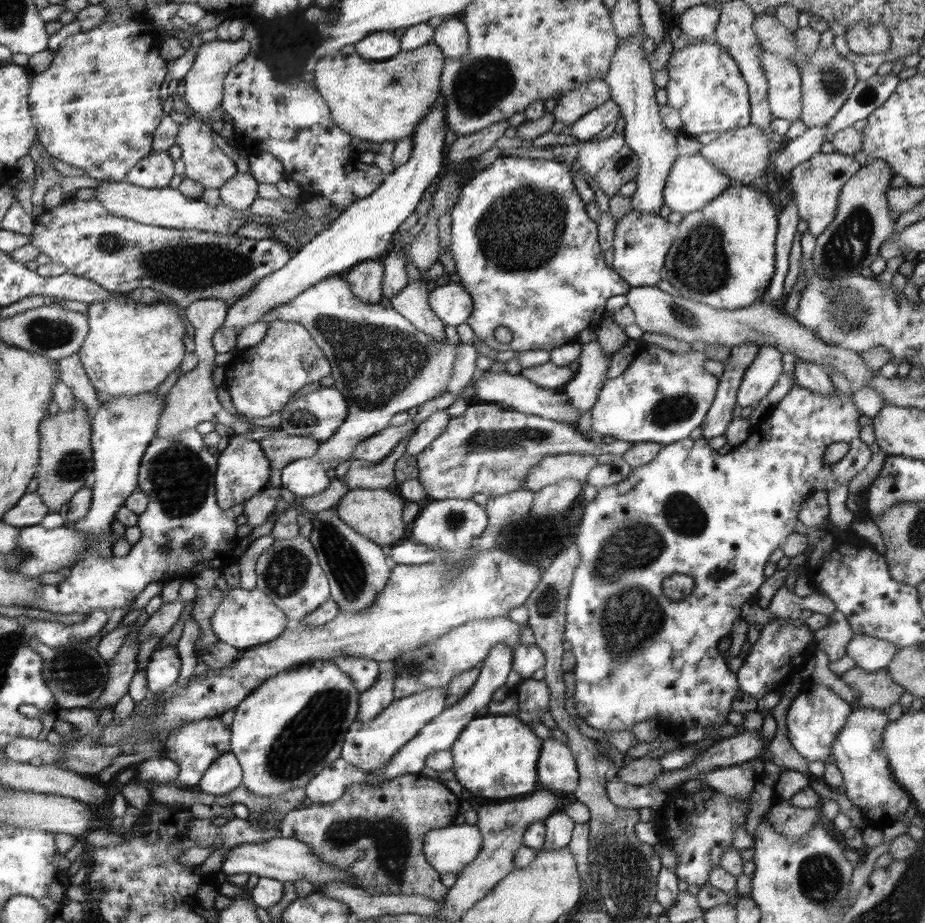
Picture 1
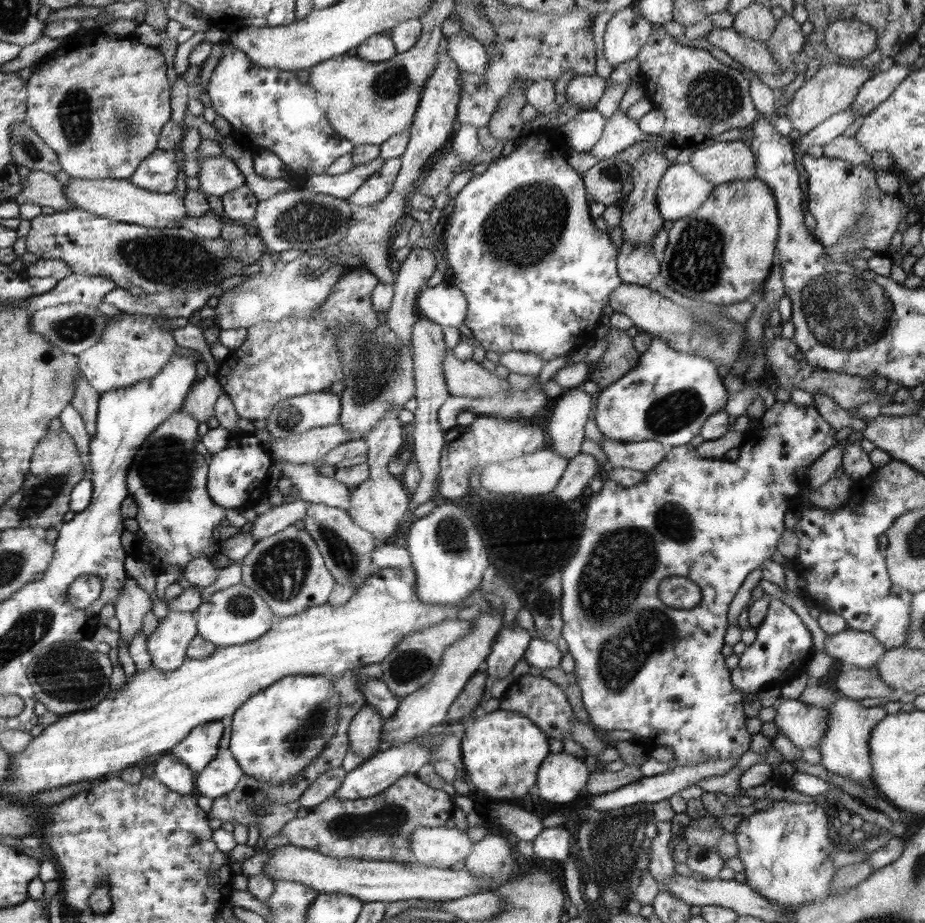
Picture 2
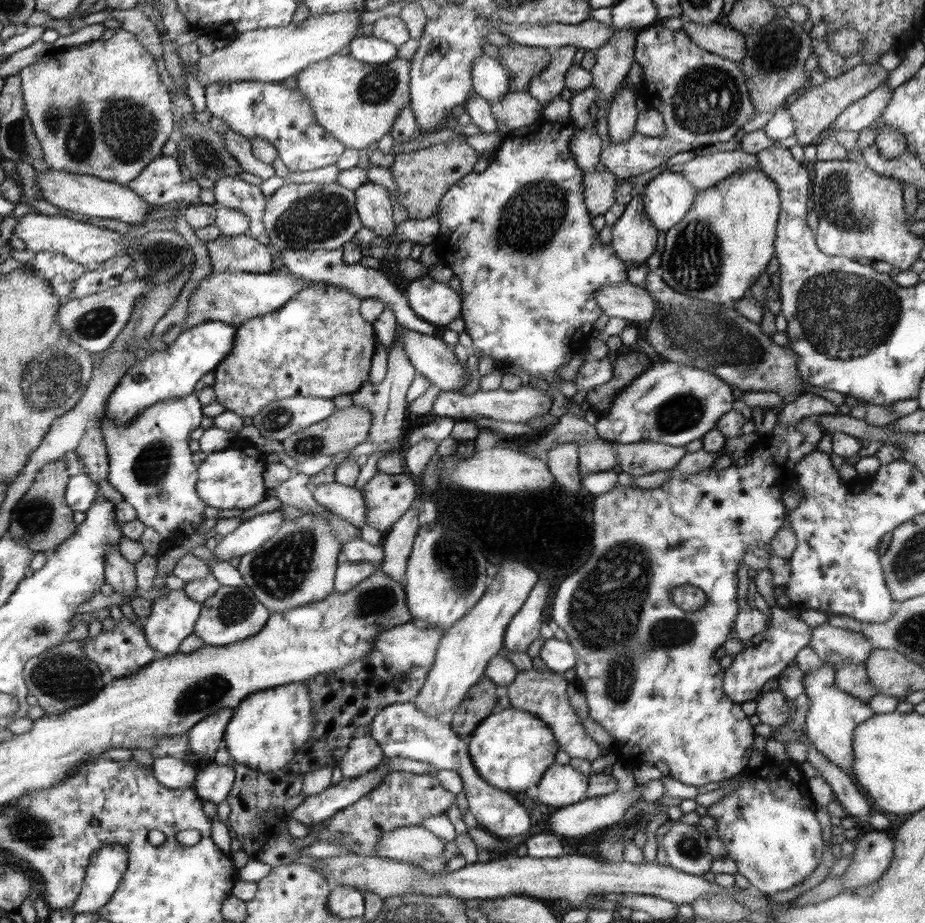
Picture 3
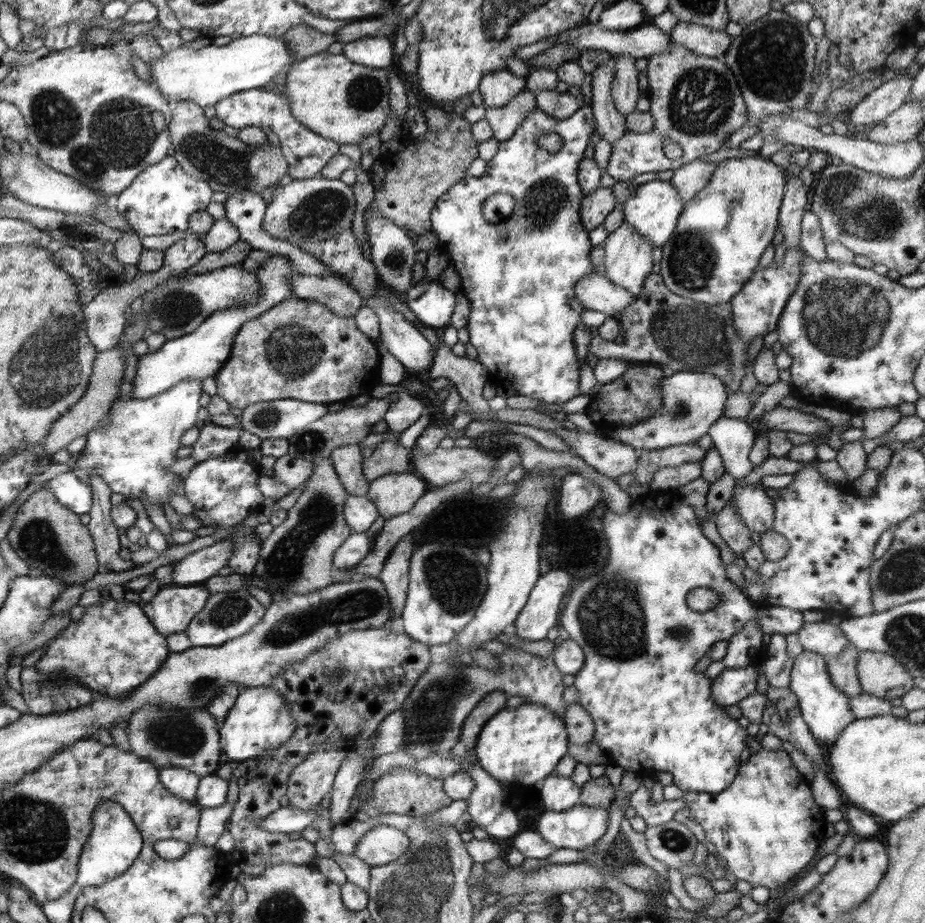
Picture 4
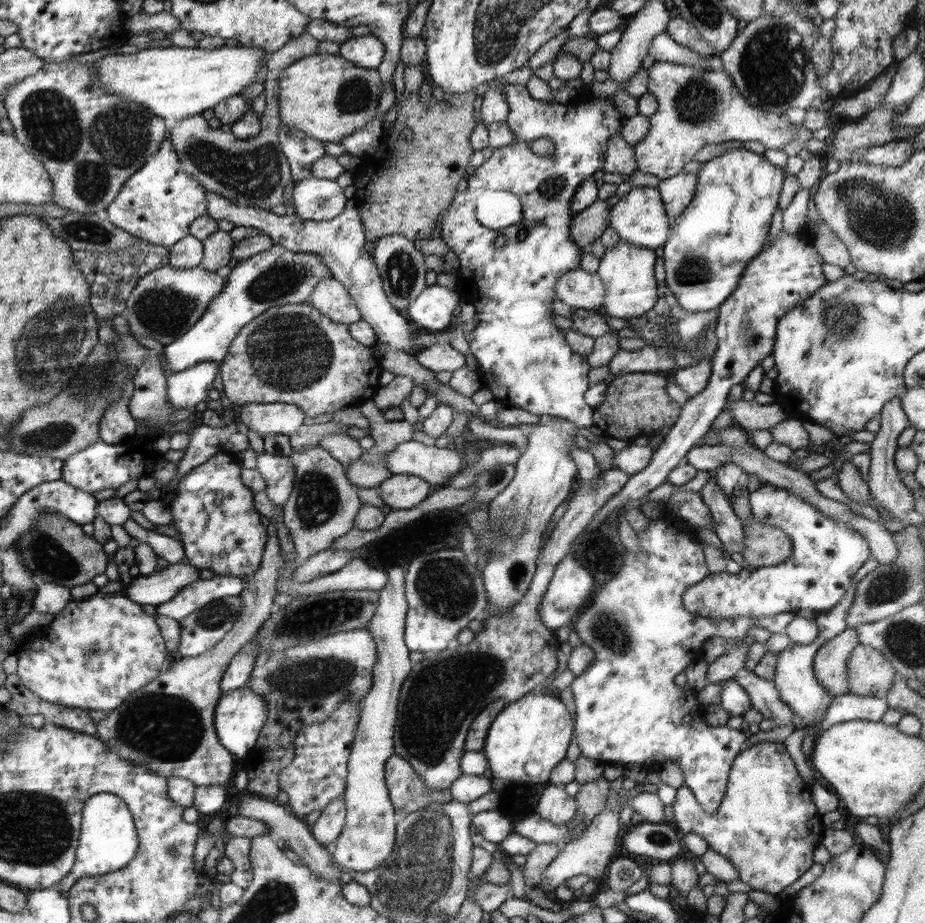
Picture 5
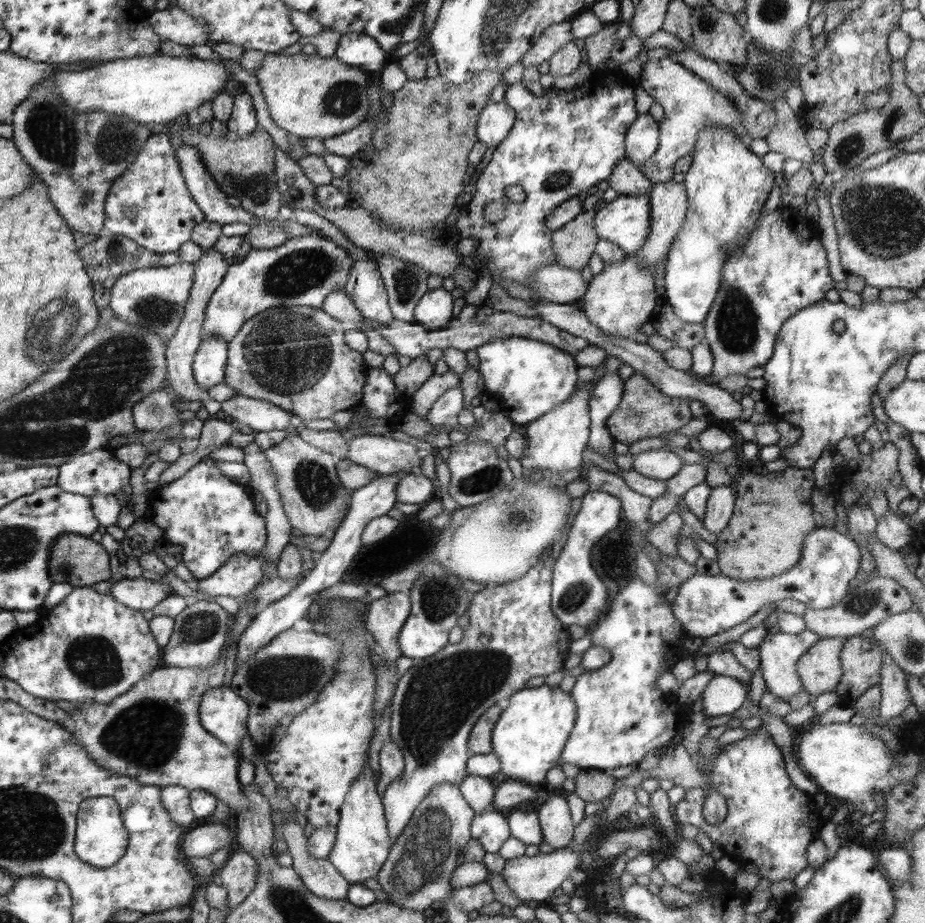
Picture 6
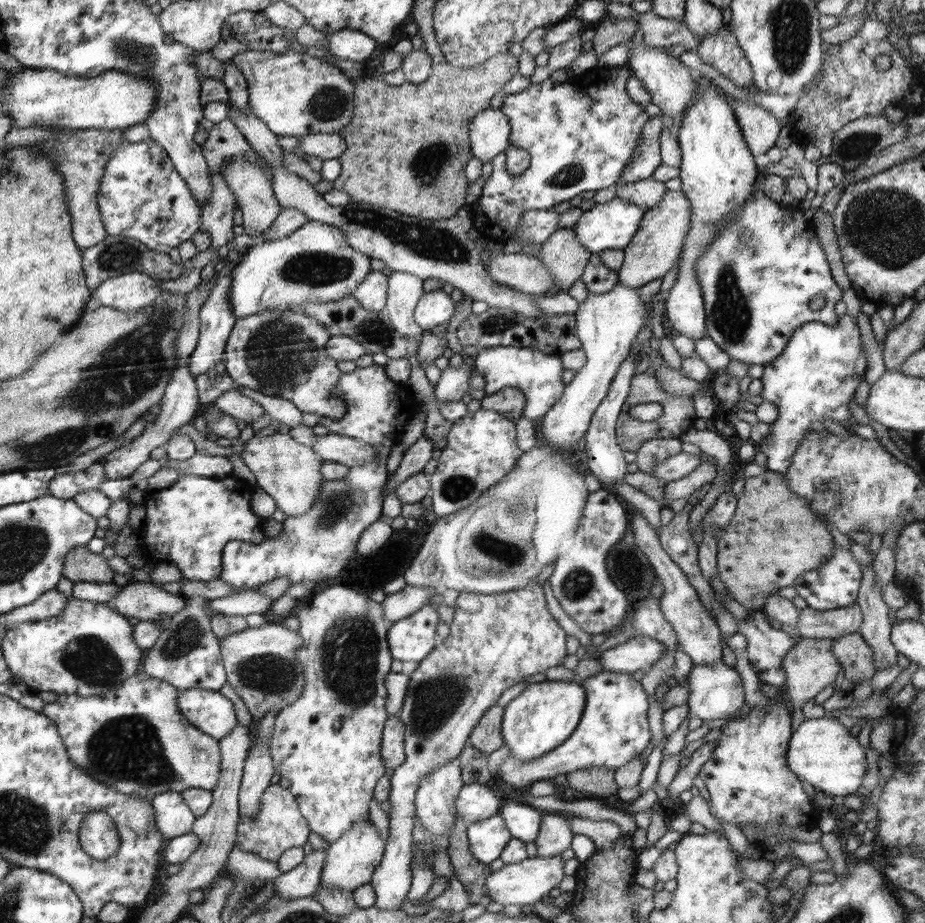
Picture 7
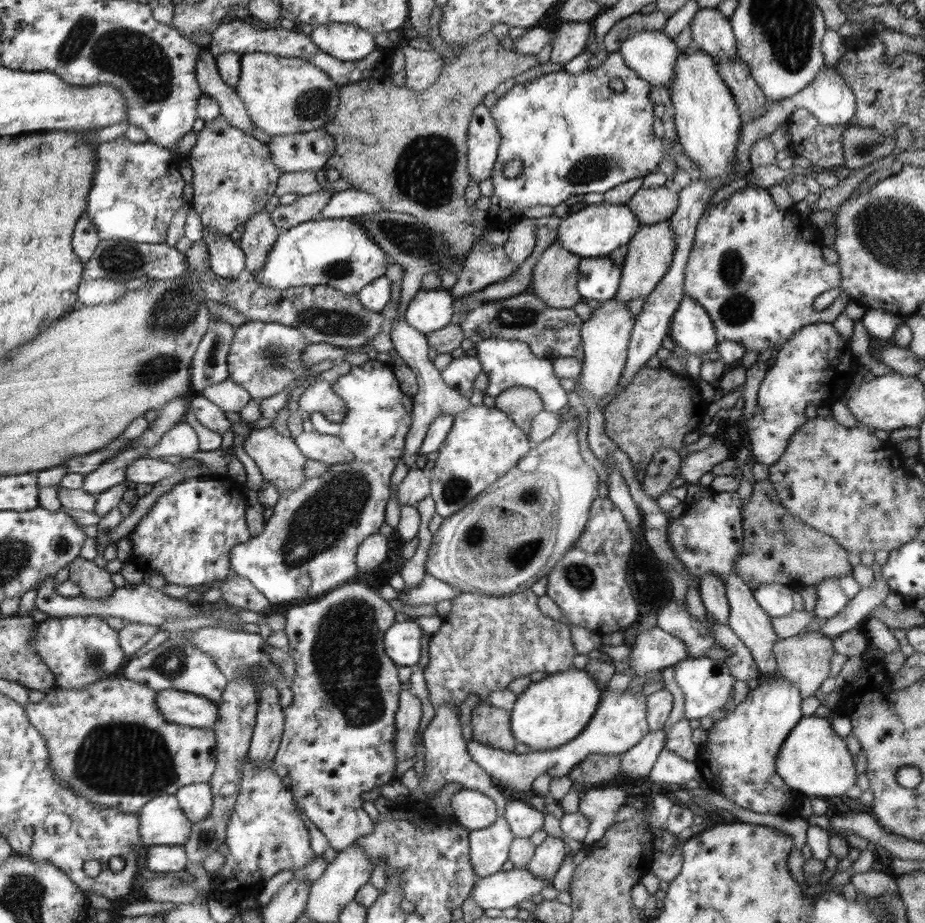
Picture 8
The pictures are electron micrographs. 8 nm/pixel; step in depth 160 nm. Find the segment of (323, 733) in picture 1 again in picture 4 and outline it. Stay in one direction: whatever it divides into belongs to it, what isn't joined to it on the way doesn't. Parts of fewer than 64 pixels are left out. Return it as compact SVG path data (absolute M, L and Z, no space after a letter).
M256 686L240 691L234 706L219 725L219 730L226 761L244 761L287 744L294 737L296 720L293 712L287 709L287 700L283 694L272 687Z

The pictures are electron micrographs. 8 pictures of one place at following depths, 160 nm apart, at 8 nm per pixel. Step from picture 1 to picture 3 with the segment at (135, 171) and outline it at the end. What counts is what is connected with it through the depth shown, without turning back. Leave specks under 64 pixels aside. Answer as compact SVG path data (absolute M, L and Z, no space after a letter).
M157 156L126 186L134 189L151 209L164 204L180 204L179 211L197 204L200 185L191 179L182 181L182 171L174 156Z

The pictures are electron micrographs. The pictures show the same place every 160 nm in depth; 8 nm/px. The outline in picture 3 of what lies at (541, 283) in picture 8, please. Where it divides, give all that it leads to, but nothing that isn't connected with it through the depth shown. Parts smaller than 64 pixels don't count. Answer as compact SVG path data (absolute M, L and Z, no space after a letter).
M608 169L583 173L583 197L592 217L603 216L617 203L614 194L618 180L619 178Z

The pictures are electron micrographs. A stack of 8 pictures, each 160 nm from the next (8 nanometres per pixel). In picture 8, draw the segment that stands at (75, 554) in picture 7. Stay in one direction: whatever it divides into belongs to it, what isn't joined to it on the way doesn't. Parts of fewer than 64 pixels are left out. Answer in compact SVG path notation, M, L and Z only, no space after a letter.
M75 558L72 564L67 566L69 579L75 582L82 592L80 595L91 599L108 598L113 592L114 584L110 580L110 573L104 568L98 568L94 560Z

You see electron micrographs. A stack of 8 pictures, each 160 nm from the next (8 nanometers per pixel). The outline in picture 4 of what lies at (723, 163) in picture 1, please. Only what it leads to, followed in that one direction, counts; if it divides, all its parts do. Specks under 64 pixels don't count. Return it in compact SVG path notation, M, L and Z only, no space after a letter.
M701 159L683 164L674 171L670 182L678 191L684 202L694 198L709 182L719 163L706 162Z

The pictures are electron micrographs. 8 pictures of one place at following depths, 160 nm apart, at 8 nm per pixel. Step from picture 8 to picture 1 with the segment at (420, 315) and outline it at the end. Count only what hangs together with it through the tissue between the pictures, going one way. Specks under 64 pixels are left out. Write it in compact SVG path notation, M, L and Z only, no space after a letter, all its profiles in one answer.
M447 280L432 285L429 303L436 316L450 326L467 322L473 309L471 294L462 285Z

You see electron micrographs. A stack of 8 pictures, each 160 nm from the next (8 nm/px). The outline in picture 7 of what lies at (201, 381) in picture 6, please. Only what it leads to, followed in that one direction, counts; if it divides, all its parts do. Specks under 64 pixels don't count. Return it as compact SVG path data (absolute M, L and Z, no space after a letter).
M222 261L219 263L217 272L219 276L215 280L214 288L211 290L208 300L202 305L200 309L200 333L198 336L196 349L192 352L188 360L188 370L194 376L200 375L210 367L218 365L222 358L224 358L224 350L226 349L227 340L230 336L230 331L233 329L236 317L231 311L231 304L228 298L228 289L231 283L231 270L227 274L221 274Z

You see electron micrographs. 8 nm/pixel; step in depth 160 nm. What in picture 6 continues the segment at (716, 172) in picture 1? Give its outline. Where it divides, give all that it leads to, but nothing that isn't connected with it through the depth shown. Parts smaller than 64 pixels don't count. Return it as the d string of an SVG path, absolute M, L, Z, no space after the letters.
M618 195L615 201L606 203L594 217L594 228L601 239L615 242L627 255L638 252L651 231L651 202L649 195Z

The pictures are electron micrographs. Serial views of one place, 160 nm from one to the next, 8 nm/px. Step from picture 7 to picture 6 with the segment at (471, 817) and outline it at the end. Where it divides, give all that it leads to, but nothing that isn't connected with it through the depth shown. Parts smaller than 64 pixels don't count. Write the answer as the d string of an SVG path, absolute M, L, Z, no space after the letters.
M466 775L459 782L459 789L476 814L490 810L495 793L494 784L490 778Z

